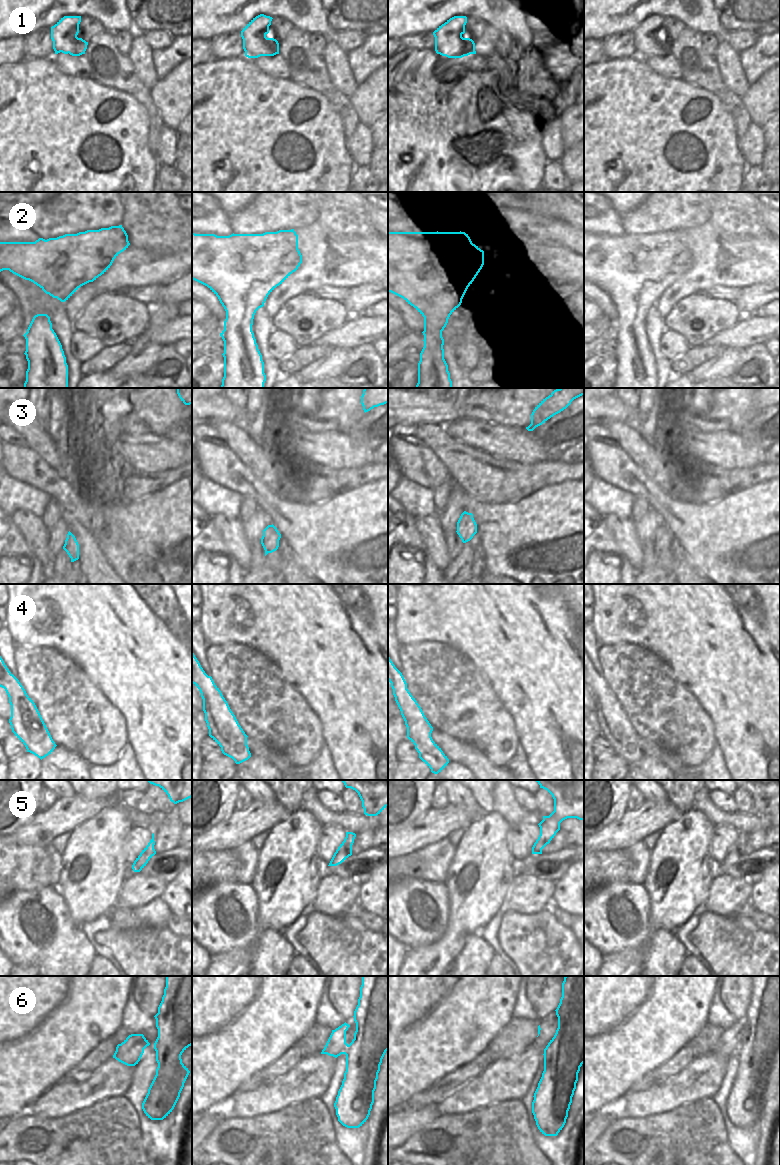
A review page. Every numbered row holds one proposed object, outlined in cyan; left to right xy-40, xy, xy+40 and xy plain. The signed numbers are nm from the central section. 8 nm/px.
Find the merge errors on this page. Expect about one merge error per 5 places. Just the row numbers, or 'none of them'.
none of them

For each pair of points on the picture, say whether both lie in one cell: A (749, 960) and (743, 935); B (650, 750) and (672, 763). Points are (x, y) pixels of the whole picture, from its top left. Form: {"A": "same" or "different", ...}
{"A": "same", "B": "same"}

